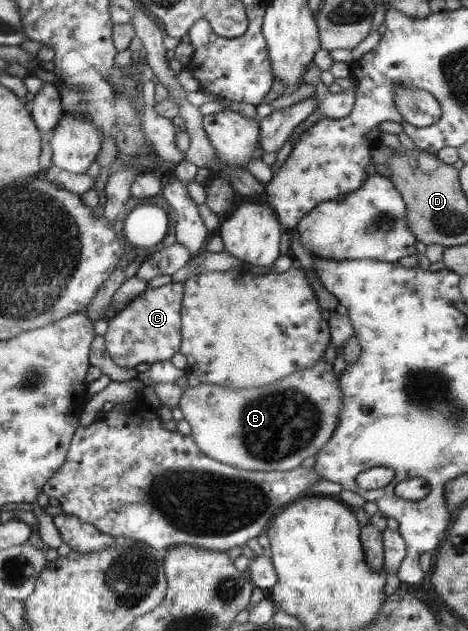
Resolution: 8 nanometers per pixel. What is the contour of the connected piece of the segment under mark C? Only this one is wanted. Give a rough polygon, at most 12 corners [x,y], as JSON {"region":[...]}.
{"region":[[185,286],[147,288],[108,319],[119,367],[180,352]]}

